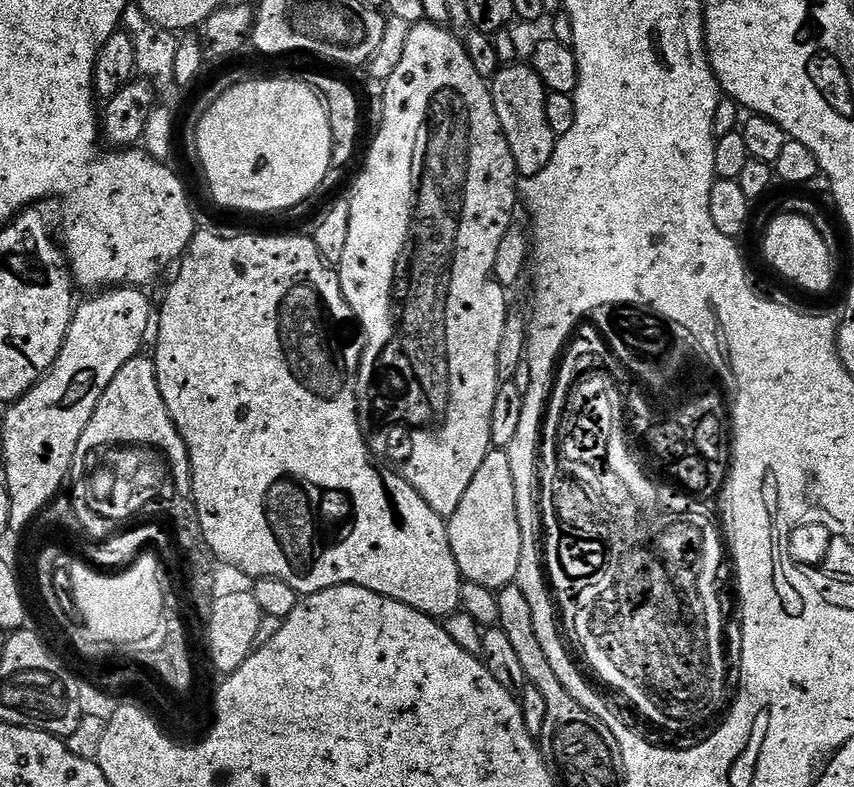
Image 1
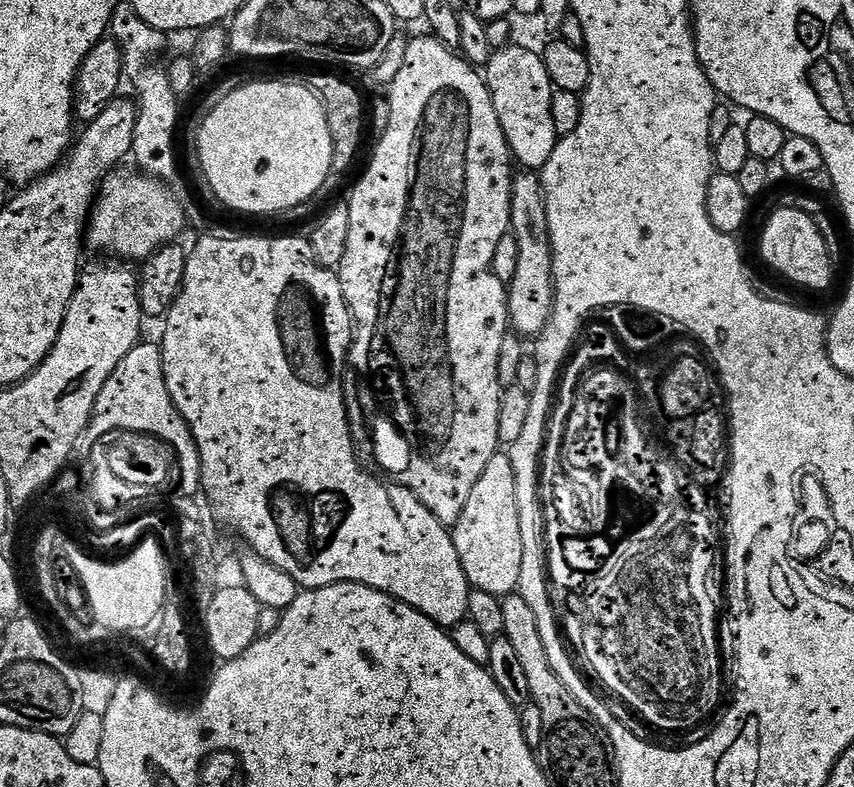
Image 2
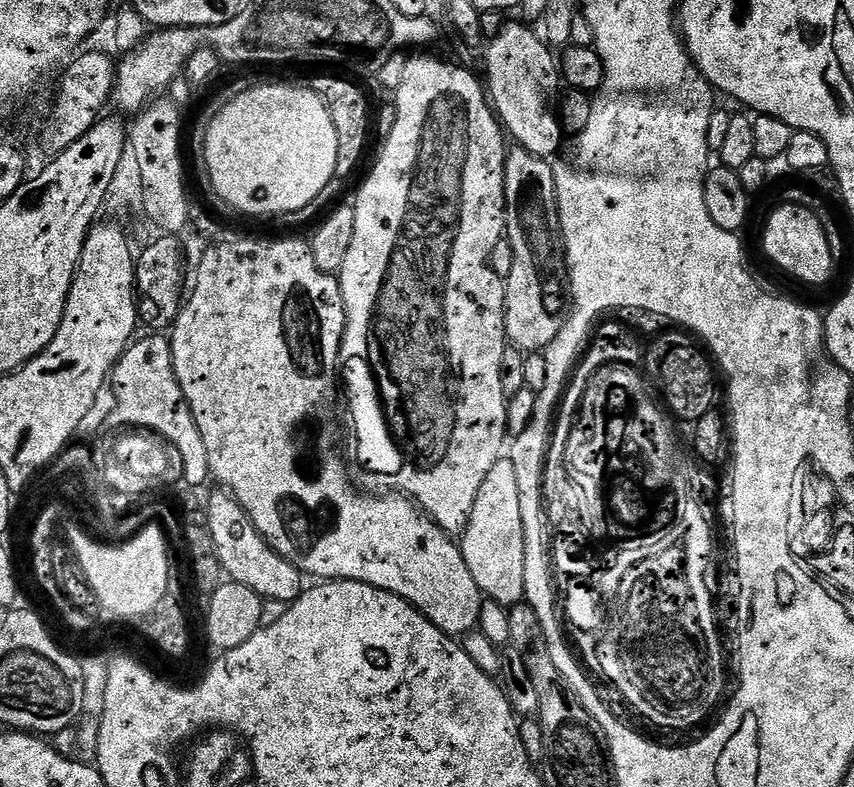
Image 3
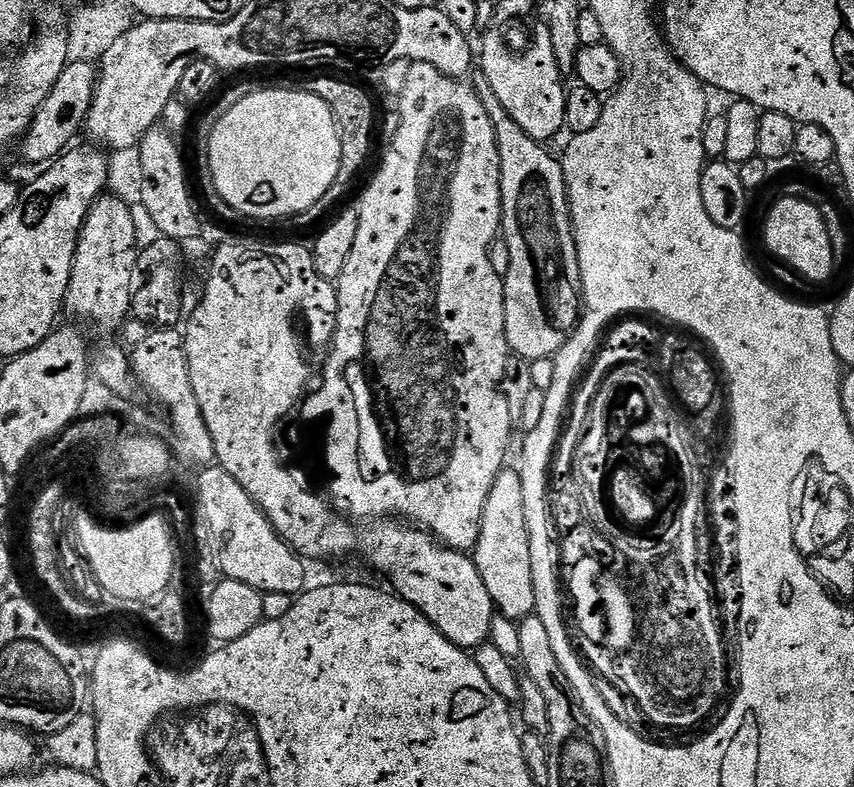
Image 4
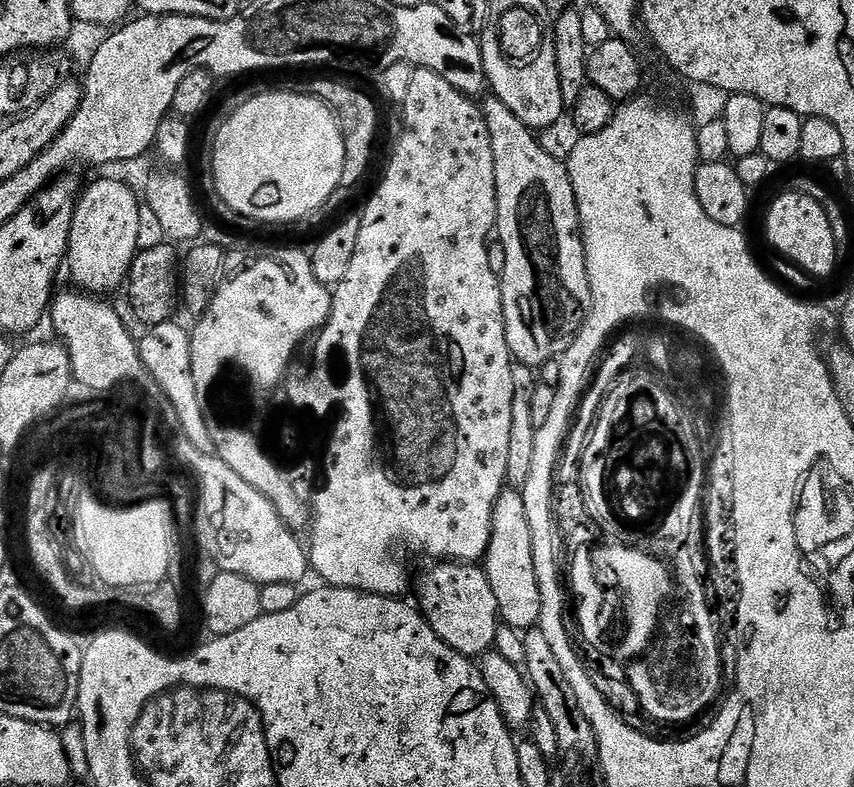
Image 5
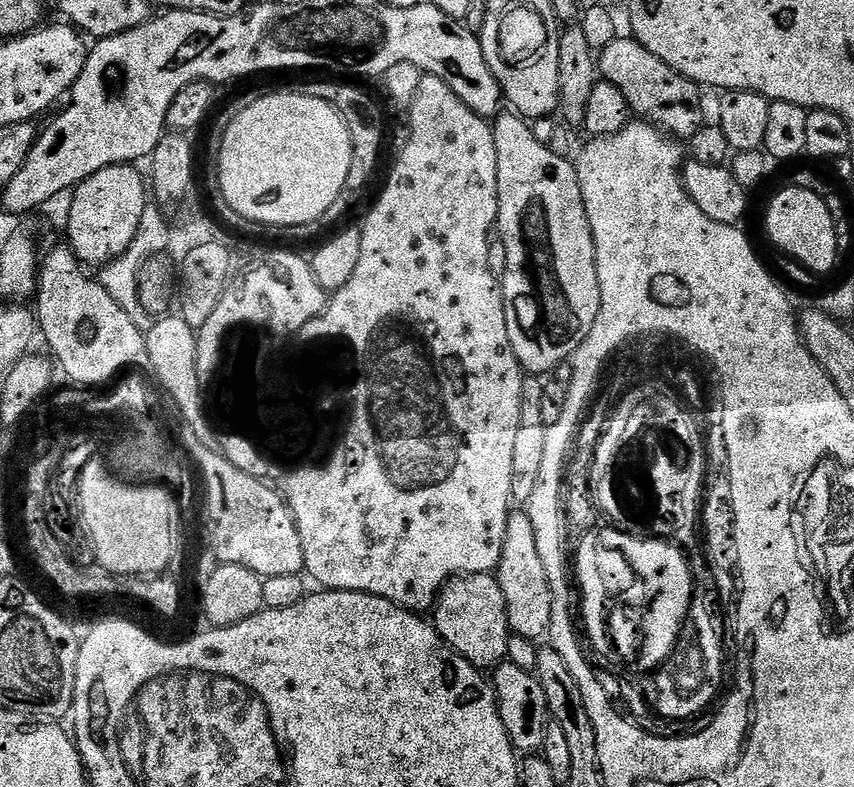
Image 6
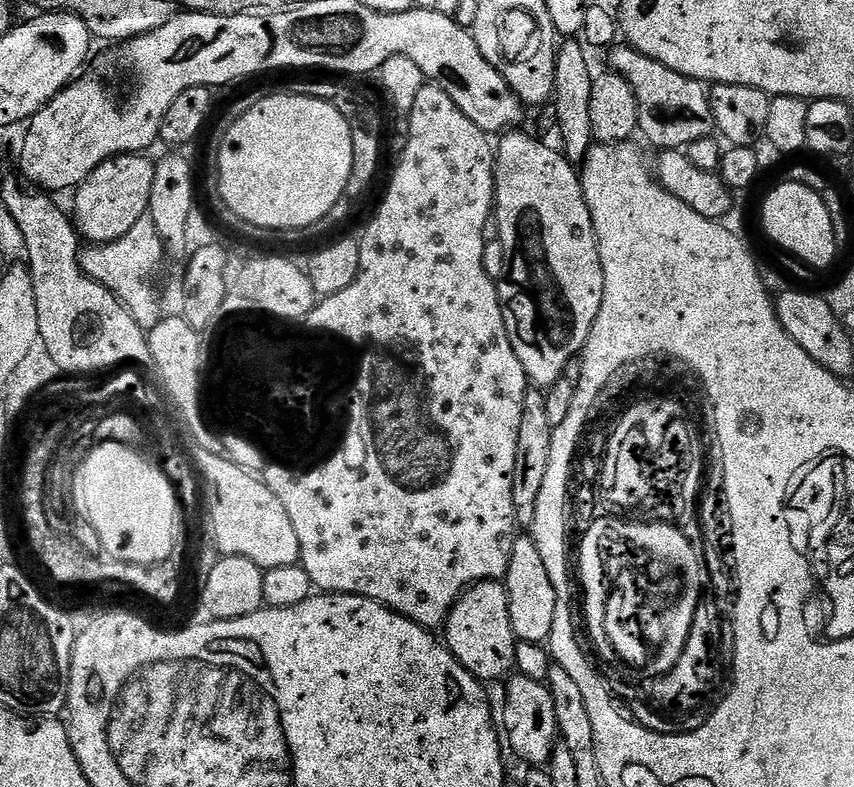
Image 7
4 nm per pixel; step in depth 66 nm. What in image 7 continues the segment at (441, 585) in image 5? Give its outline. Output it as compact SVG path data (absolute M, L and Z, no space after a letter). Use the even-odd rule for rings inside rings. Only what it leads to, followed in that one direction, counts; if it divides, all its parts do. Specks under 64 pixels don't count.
M482 580L464 591L450 610L442 629L442 640L456 661L477 680L503 681L511 677L516 666L518 641L510 622L507 587L498 580Z

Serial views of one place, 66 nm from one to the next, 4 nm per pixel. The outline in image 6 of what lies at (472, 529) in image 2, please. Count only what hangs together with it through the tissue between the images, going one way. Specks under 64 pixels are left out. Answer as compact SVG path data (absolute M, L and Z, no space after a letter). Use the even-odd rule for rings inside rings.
M516 510L509 516L506 522L506 542L502 542L502 558L494 575L502 586L502 598L506 598L509 629L515 635L534 641L547 637L552 613L550 582L546 578L546 570L542 566L534 539L534 522L530 522L527 511Z

